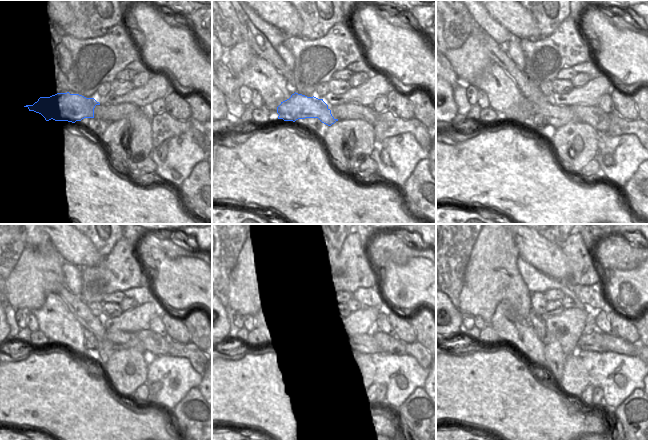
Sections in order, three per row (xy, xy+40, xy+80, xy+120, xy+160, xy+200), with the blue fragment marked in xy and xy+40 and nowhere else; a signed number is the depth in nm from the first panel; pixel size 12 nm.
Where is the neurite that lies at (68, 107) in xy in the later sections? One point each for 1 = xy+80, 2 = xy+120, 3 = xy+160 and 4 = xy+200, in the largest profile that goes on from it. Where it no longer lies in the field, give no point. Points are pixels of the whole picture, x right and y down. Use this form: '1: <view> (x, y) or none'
1: xy+80 (557, 123)
2: xy+120 (128, 341)
3: xy+160 (365, 344)
4: xy+200 (587, 342)

